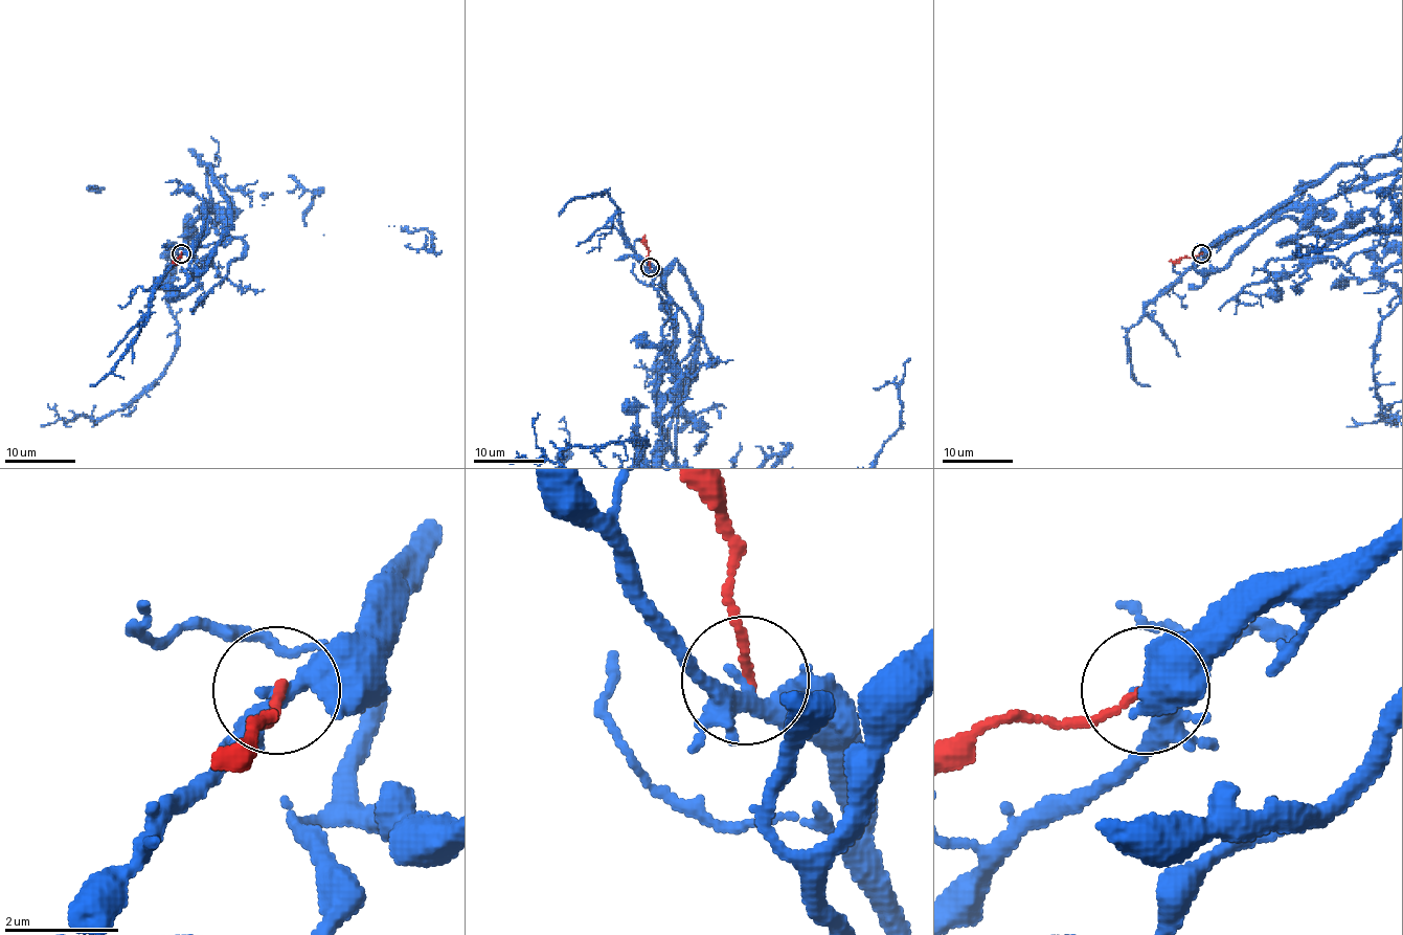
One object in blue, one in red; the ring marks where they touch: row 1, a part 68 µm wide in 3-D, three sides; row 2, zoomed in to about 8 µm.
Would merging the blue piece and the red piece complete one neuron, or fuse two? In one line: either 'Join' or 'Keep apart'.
Keep apart

